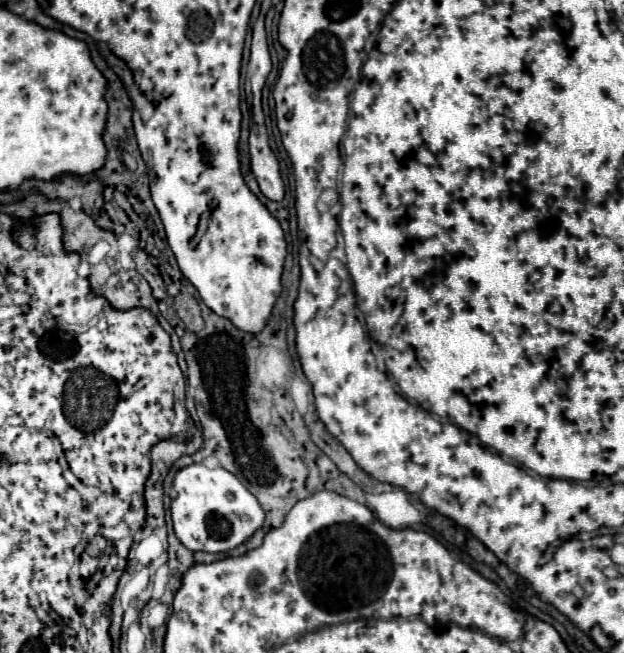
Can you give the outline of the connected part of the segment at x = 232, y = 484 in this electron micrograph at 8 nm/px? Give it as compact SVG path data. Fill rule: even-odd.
M203 463L187 465L175 473L173 489L177 491L177 497L171 499L173 529L177 531L177 539L191 551L221 553L235 549L263 525L265 513L259 501L223 467L207 469Z

